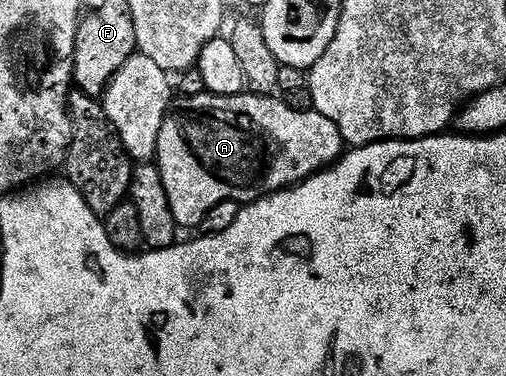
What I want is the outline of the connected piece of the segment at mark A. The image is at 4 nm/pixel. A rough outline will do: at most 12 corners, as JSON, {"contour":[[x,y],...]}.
{"contour":[[186,96],[155,163],[181,230],[347,148],[281,98]]}

